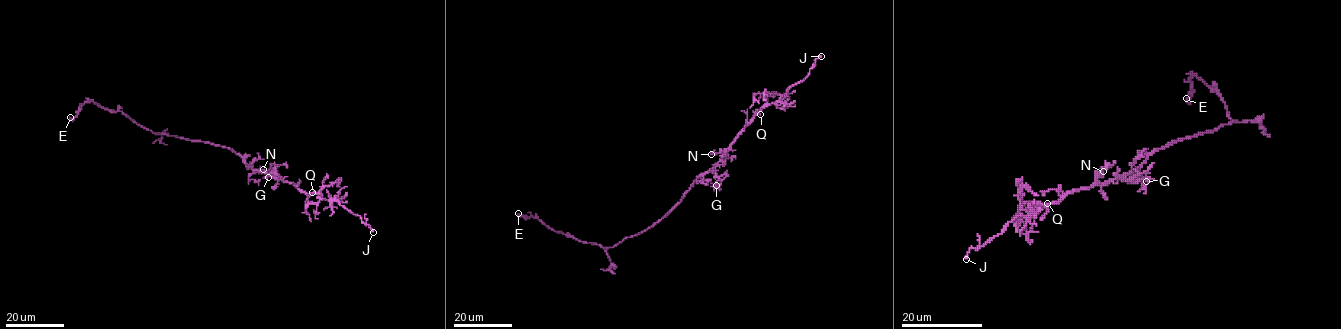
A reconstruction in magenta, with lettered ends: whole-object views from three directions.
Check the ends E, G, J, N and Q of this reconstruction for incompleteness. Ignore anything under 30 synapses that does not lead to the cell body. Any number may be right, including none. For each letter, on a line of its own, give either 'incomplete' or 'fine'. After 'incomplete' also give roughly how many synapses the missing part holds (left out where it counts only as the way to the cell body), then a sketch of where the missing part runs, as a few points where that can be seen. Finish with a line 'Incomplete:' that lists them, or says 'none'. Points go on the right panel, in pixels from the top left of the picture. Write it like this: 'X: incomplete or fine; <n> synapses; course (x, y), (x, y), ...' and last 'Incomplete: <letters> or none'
E: fine
G: fine
J: incomplete
N: fine
Q: fine
Incomplete: J

